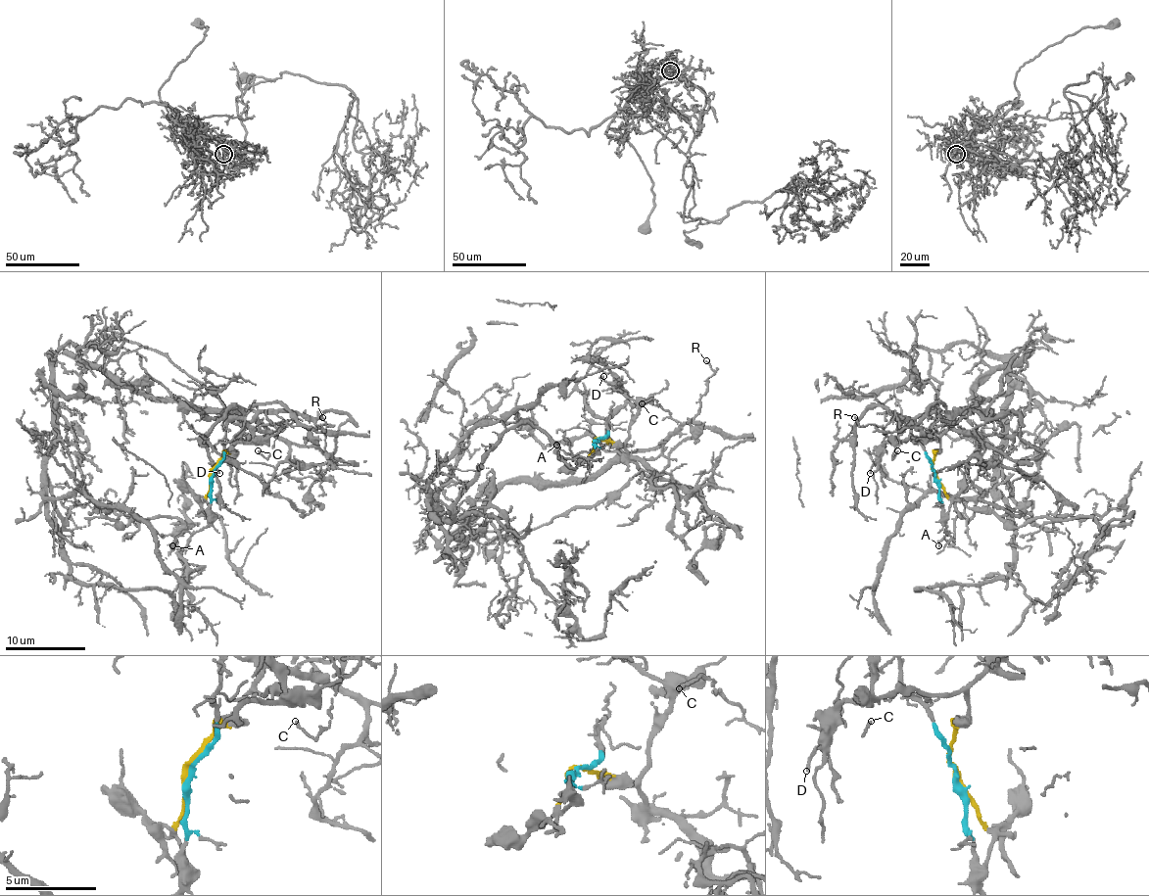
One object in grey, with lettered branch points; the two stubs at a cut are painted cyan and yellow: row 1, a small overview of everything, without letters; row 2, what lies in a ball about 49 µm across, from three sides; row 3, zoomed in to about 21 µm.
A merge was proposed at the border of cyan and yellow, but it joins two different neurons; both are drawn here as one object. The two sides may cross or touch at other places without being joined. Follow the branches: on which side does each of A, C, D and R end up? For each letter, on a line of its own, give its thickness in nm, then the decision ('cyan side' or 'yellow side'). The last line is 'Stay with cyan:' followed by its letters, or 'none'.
A: 170 nm thick; cyan side
C: 120 nm thick; cyan side
D: 150 nm thick; yellow side
R: 110 nm thick; cyan side
Stay with cyan: A, C, R

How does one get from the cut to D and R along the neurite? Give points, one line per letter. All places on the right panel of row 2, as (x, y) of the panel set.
D: (935, 474), (933, 462), (939, 440), (931, 438), (887, 443), (869, 472)
R: (935, 474), (911, 432), (911, 422), (945, 414), (941, 402), (901, 430), (863, 426), (855, 416)

